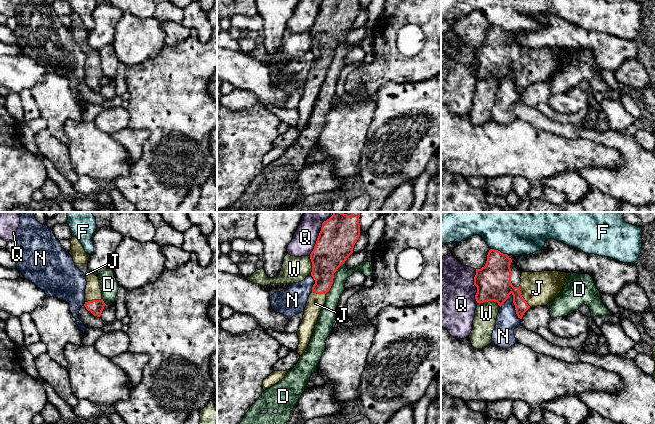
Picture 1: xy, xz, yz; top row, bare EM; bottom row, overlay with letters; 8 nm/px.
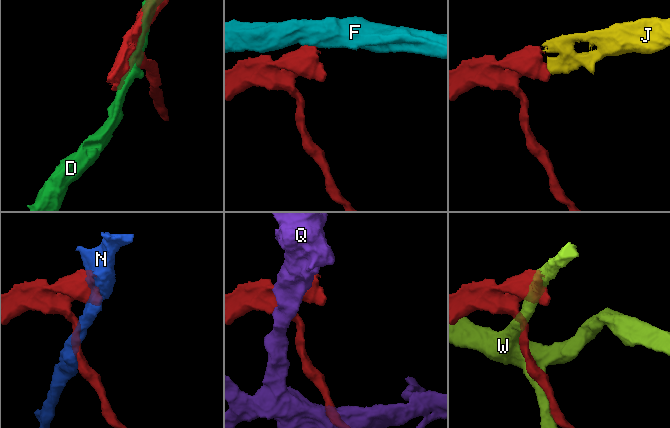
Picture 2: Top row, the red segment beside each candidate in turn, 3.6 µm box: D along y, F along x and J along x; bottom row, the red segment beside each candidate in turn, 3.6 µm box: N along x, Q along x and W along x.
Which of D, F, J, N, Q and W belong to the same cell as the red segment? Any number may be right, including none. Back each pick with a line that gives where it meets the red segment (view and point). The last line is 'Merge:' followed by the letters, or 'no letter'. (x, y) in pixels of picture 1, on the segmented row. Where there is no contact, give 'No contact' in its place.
J: Touches red at yz (521, 296)
Merge: J

